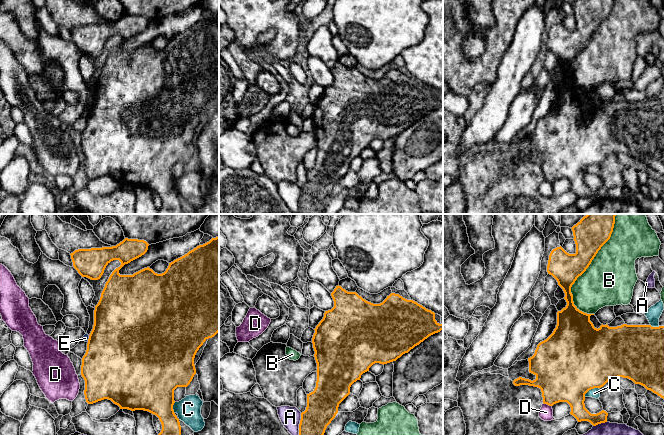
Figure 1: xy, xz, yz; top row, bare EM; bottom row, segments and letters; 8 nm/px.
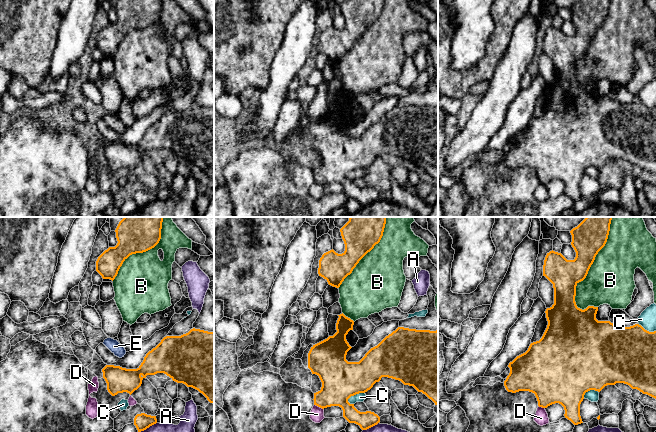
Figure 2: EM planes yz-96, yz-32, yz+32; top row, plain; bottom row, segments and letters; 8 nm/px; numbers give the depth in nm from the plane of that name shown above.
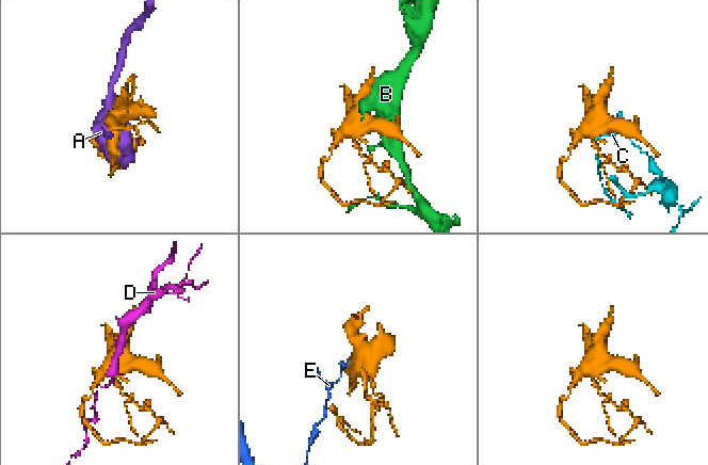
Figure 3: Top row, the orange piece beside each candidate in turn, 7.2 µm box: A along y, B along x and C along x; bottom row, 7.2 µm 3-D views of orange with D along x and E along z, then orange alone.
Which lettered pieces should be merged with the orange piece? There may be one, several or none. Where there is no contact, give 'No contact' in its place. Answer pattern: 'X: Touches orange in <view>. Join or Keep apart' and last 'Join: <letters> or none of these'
A: Touches orange in xz. Keep apart
B: Touches orange in yz. Keep apart
C: Touches orange in yz. Keep apart
D: Touches orange in yz. Keep apart
E: Touches orange in xy. Keep apart
Join: none of these

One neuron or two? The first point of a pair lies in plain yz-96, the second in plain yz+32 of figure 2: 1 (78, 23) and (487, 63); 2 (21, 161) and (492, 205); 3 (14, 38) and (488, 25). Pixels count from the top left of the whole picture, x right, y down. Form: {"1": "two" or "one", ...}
{"1": "two", "2": "one", "3": "two"}

